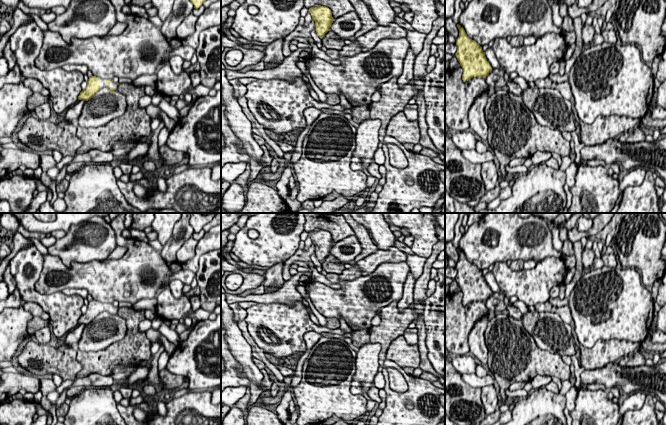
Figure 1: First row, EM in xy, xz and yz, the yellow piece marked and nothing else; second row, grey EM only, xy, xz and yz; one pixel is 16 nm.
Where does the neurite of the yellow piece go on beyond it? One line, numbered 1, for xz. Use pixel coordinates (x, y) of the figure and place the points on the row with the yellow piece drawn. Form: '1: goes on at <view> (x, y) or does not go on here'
1: does not go on here

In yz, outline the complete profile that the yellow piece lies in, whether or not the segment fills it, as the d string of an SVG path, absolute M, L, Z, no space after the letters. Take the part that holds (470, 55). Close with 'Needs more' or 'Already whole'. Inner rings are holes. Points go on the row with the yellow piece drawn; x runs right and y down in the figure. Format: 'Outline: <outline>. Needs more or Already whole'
Outline: M459 24L457 27L459 37L456 39L457 52L455 56L463 69L463 82L473 77L486 78L492 71L492 67L485 57L485 52L476 41L467 36L463 27Z. Already whole

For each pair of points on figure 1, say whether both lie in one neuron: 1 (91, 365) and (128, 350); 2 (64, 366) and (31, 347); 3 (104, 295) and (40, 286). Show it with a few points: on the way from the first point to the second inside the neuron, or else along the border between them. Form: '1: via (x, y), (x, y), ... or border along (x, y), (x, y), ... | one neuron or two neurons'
1: via (100, 362), (119, 354) | one neuron
2: via (56, 360), (43, 359), (39, 355) | one neuron
3: via (88, 282), (68, 282), (56, 287) | one neuron

